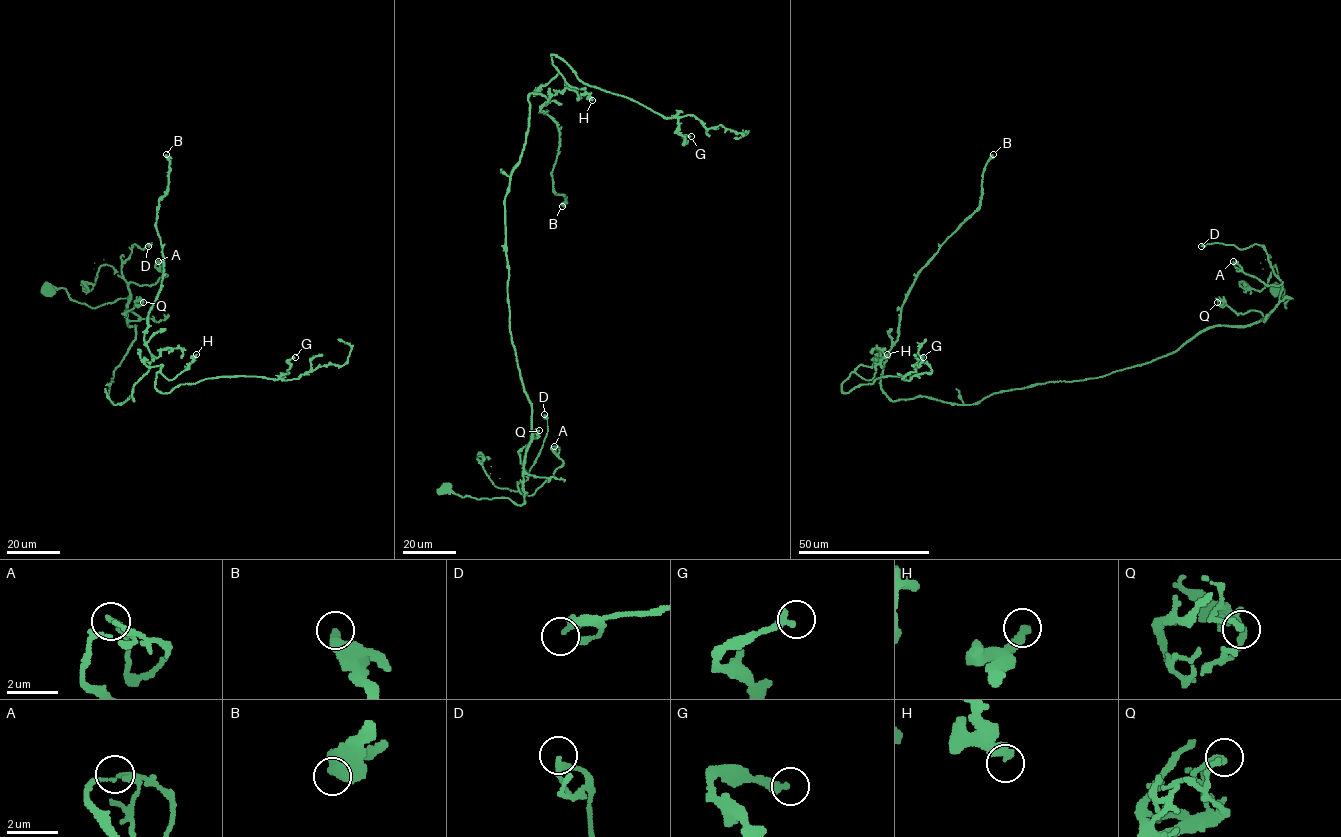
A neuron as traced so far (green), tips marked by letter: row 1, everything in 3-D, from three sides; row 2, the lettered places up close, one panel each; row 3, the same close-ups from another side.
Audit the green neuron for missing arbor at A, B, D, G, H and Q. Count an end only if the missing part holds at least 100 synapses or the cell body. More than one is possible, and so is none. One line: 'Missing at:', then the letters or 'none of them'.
Missing at: none of them

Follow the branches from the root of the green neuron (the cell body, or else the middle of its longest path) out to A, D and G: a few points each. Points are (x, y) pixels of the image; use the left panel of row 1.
A: (48, 290), (64, 288), (70, 298), (92, 308), (129, 300), (130, 282), (152, 285), (167, 275), (158, 261)
D: (48, 290), (64, 288), (92, 308), (129, 300), (122, 264), (133, 244), (148, 246)
G: (48, 290), (129, 298), (114, 404), (142, 361), (168, 393), (281, 380), (295, 357)

